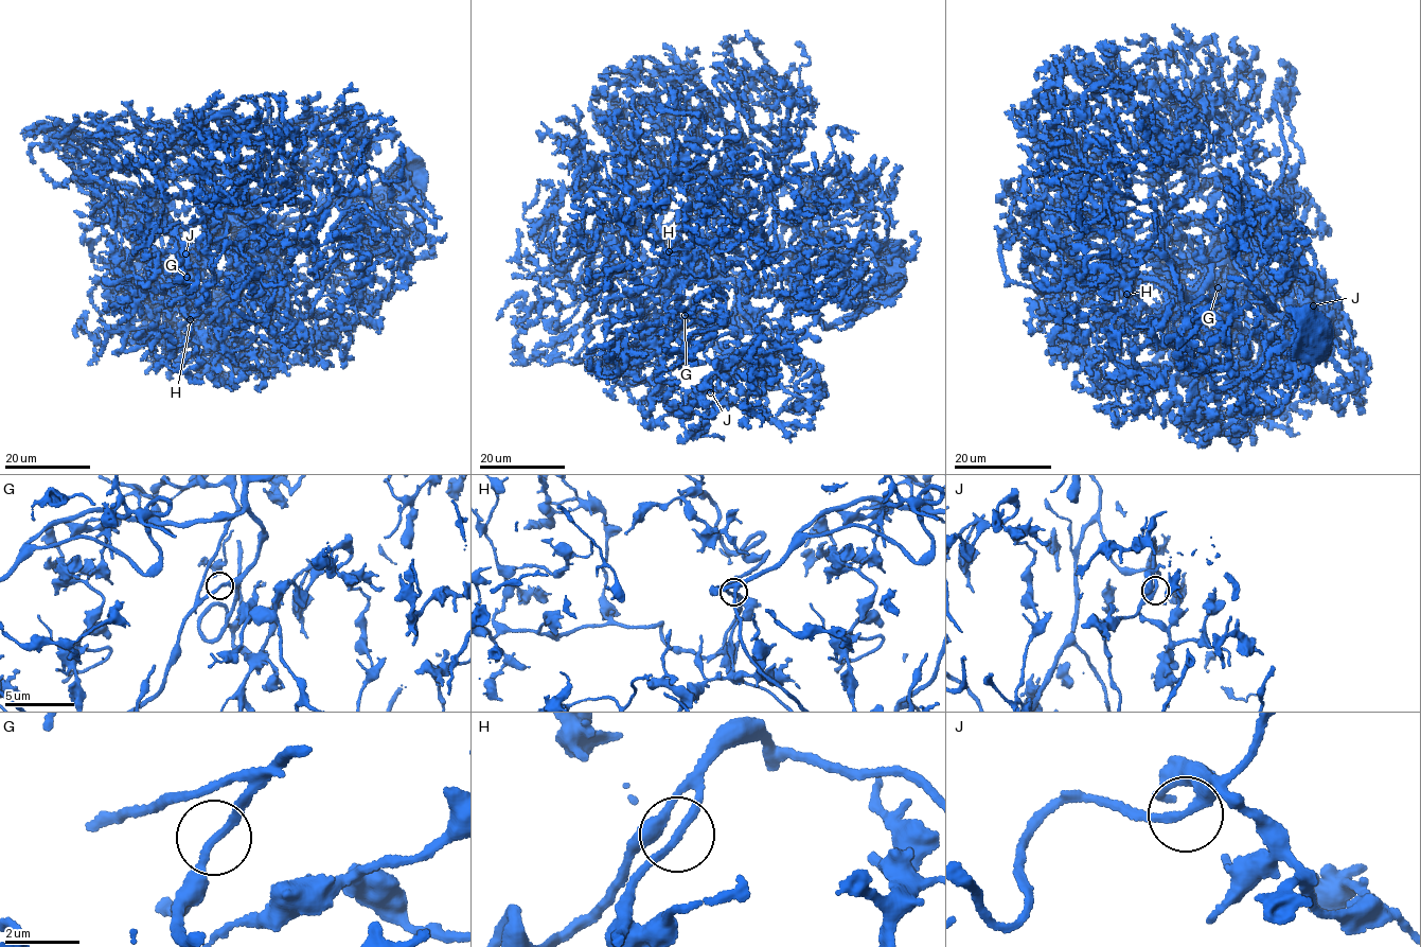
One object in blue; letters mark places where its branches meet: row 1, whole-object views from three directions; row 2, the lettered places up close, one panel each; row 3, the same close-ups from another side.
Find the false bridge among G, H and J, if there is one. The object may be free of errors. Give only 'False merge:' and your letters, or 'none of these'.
False merge: none of these

